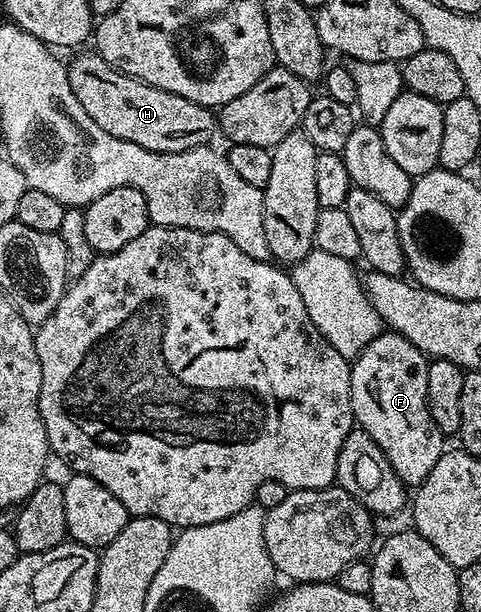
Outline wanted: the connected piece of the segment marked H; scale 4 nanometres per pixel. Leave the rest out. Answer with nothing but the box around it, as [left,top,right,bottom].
[67,50,217,152]

